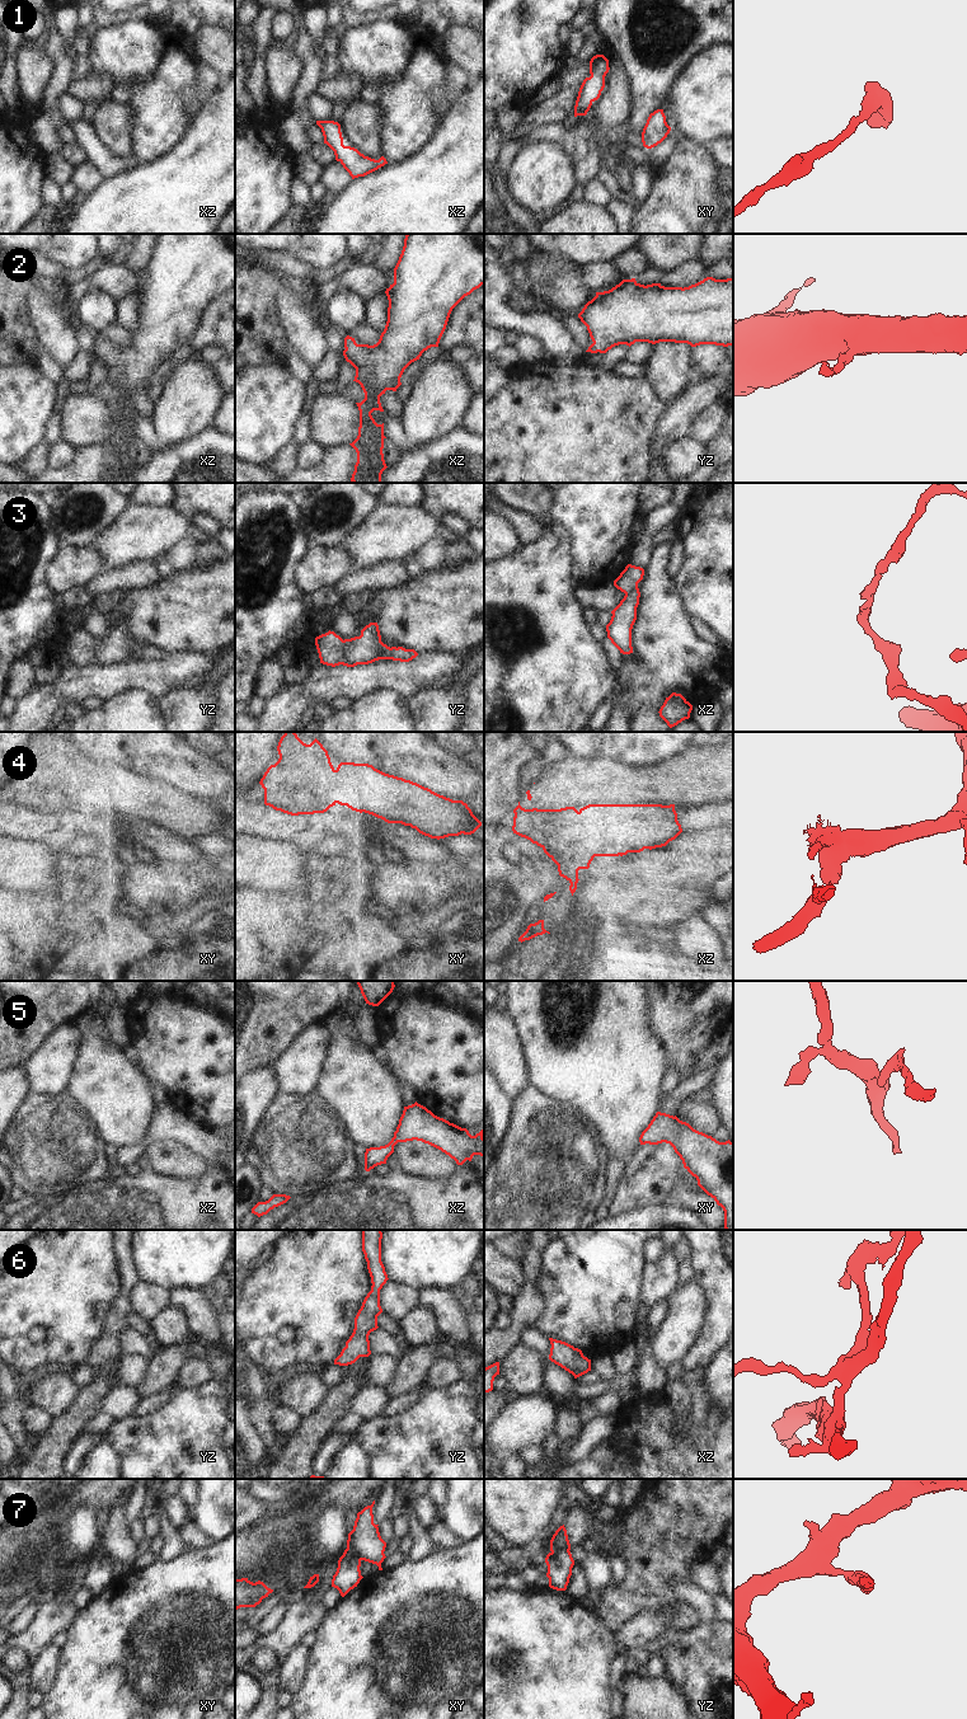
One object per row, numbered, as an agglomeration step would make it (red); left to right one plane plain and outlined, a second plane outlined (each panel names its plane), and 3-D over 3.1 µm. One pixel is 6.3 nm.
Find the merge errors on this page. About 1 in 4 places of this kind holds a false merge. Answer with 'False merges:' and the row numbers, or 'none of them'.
False merges: 3, 7

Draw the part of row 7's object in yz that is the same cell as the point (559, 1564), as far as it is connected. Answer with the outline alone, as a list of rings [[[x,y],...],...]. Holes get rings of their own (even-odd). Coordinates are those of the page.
[[[562,1549],[549,1553],[545,1563],[548,1565],[546,1577],[549,1578],[549,1587],[557,1591],[565,1591],[574,1565],[571,1551]]]

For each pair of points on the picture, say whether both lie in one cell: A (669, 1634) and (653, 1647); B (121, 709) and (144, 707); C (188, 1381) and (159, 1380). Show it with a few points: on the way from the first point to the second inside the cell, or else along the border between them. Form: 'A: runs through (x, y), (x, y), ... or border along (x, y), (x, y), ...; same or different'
A: runs through (665, 1638), (657, 1645); same
B: runs through (126, 709), (139, 709); same
C: border along (187, 1360), (170, 1386); different

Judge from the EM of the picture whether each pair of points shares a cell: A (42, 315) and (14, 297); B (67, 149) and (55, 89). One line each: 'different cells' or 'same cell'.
A: different cells
B: different cells

